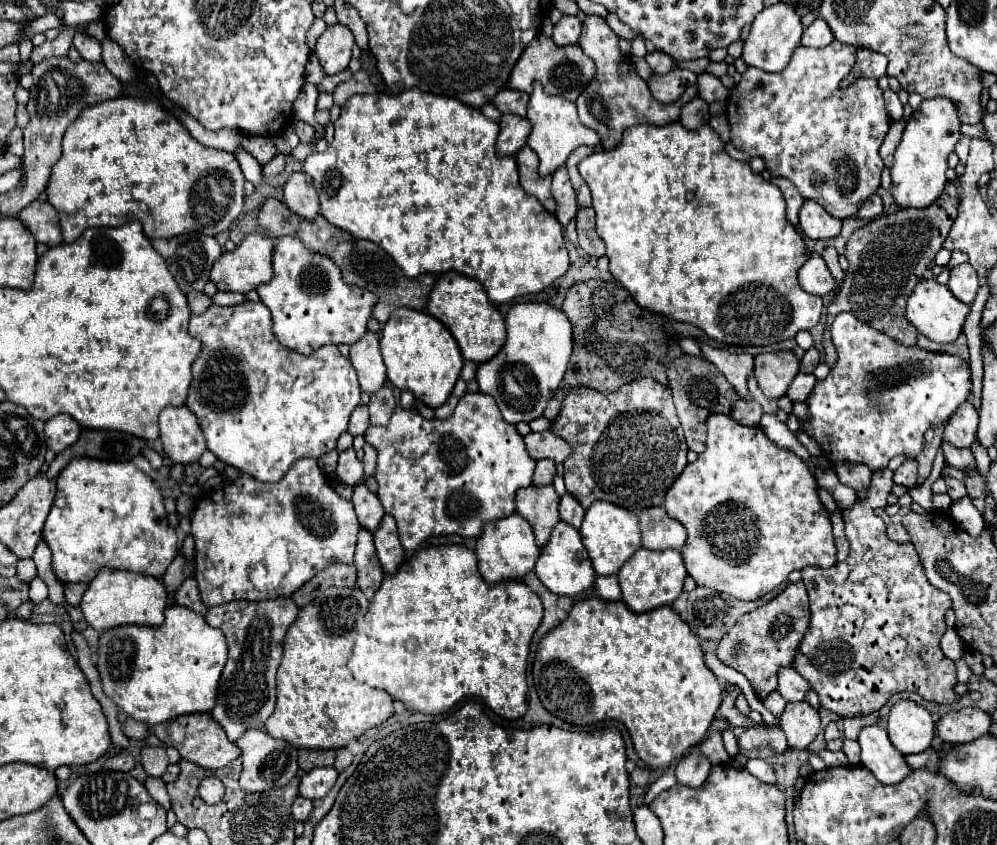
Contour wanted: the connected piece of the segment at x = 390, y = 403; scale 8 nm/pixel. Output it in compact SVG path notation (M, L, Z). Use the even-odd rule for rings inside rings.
M384 384L378 392L374 392L370 396L370 404L368 404L370 426L386 426L394 408L396 408L396 398L394 398L390 386Z

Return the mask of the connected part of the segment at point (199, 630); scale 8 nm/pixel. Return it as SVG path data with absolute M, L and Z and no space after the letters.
M172 604L164 610L164 624L154 628L154 626L140 626L140 624L124 624L124 626L114 626L110 630L104 630L100 634L100 640L98 640L98 652L96 652L96 668L98 668L98 674L100 674L100 680L102 680L102 688L104 688L104 694L108 698L112 698L116 702L116 706L130 718L146 724L146 726L154 726L154 724L160 724L160 722L166 722L166 720L172 720L176 716L182 716L182 714L194 714L194 712L210 712L212 706L216 704L216 692L218 692L218 682L220 682L220 676L222 676L222 670L224 670L224 664L228 660L228 644L226 644L226 638L222 634L222 630L216 630L212 626L208 626L206 618L202 614L196 614L184 606L178 606L178 604Z

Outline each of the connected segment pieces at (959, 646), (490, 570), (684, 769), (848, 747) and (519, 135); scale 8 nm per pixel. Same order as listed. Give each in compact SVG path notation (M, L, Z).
M946 630L946 632L942 634L940 648L942 648L944 656L950 658L950 660L960 660L960 658L964 656L964 652L966 652L964 642L962 642L960 636L956 634L956 630Z
M516 512L500 518L500 520L486 522L482 528L482 534L476 540L474 552L478 558L478 572L488 584L524 576L528 570L534 568L534 564L540 556L540 548L534 542L534 534L532 534L530 524Z
M692 754L688 758L684 758L682 762L678 762L676 766L676 780L684 786L700 786L704 784L704 780L708 778L708 772L710 772L712 764L706 756L702 754Z
M846 738L842 752L846 754L846 758L848 758L848 762L850 762L852 766L858 766L858 764L860 764L860 746L858 746L856 740L848 740L848 738Z
M504 114L500 120L500 134L496 140L498 156L516 156L518 150L526 144L526 138L532 130L532 124L526 118L516 118L512 114Z

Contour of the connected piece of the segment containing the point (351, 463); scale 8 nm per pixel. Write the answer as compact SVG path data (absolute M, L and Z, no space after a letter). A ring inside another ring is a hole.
M348 448L348 450L340 452L336 474L348 486L354 486L354 484L358 484L362 480L362 464L356 458L356 450L354 448Z

